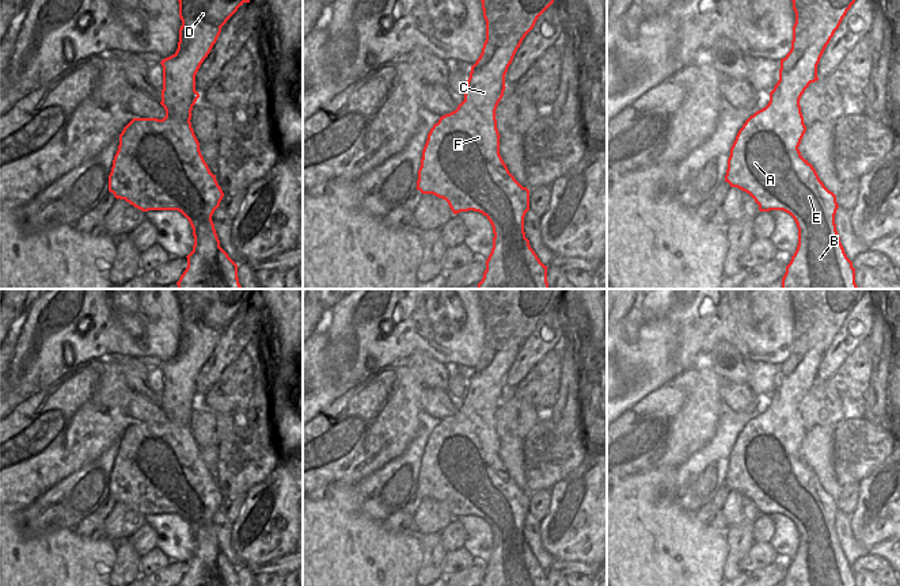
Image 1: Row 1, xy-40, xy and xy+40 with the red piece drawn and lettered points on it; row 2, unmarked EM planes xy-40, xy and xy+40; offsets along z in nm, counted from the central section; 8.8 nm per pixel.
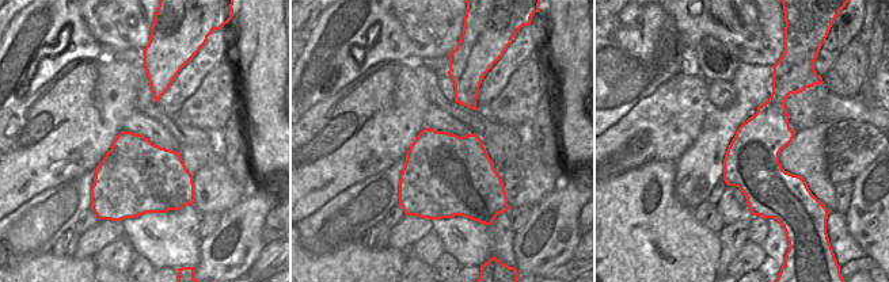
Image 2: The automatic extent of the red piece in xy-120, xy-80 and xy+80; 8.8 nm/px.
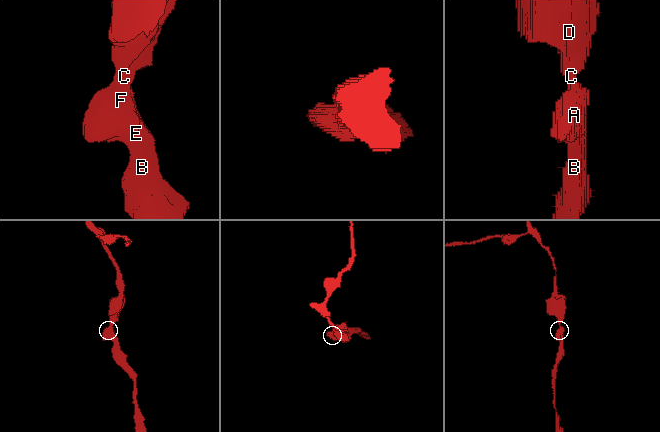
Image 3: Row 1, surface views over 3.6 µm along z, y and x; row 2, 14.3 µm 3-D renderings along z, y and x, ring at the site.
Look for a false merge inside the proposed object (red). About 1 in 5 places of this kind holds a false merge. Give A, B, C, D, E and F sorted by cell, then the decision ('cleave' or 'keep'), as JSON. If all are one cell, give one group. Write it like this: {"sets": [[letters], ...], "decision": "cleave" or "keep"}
{"sets": [["A", "B", "C", "D", "E", "F"]], "decision": "keep"}

